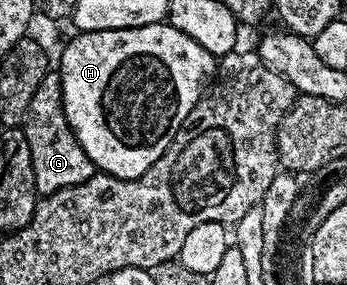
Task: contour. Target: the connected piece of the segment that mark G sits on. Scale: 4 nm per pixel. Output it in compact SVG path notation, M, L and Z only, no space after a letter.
M49 70L42 82L38 82L38 90L34 90L34 98L30 98L30 106L24 115L23 129L26 142L30 142L30 158L34 158L34 182L41 197L66 190L66 186L84 184L91 176L97 175L96 165L86 150L82 150L64 116L64 95L59 71Z

